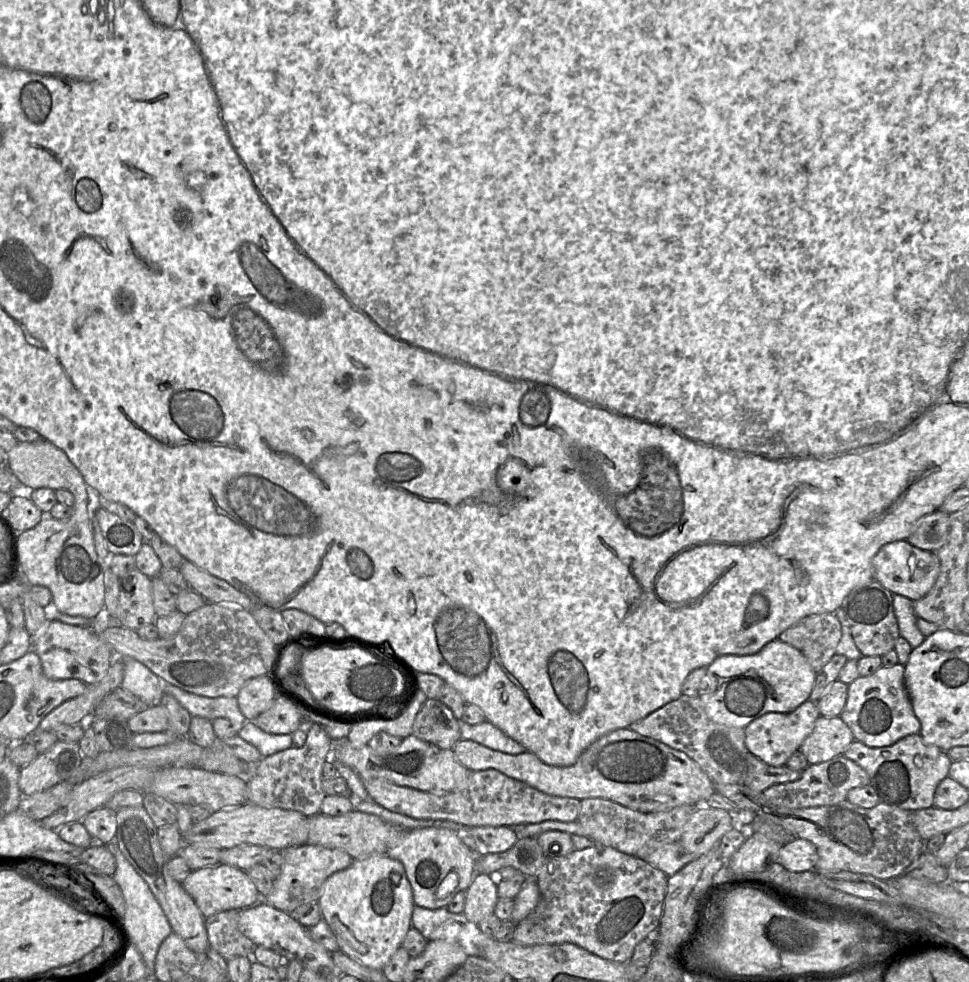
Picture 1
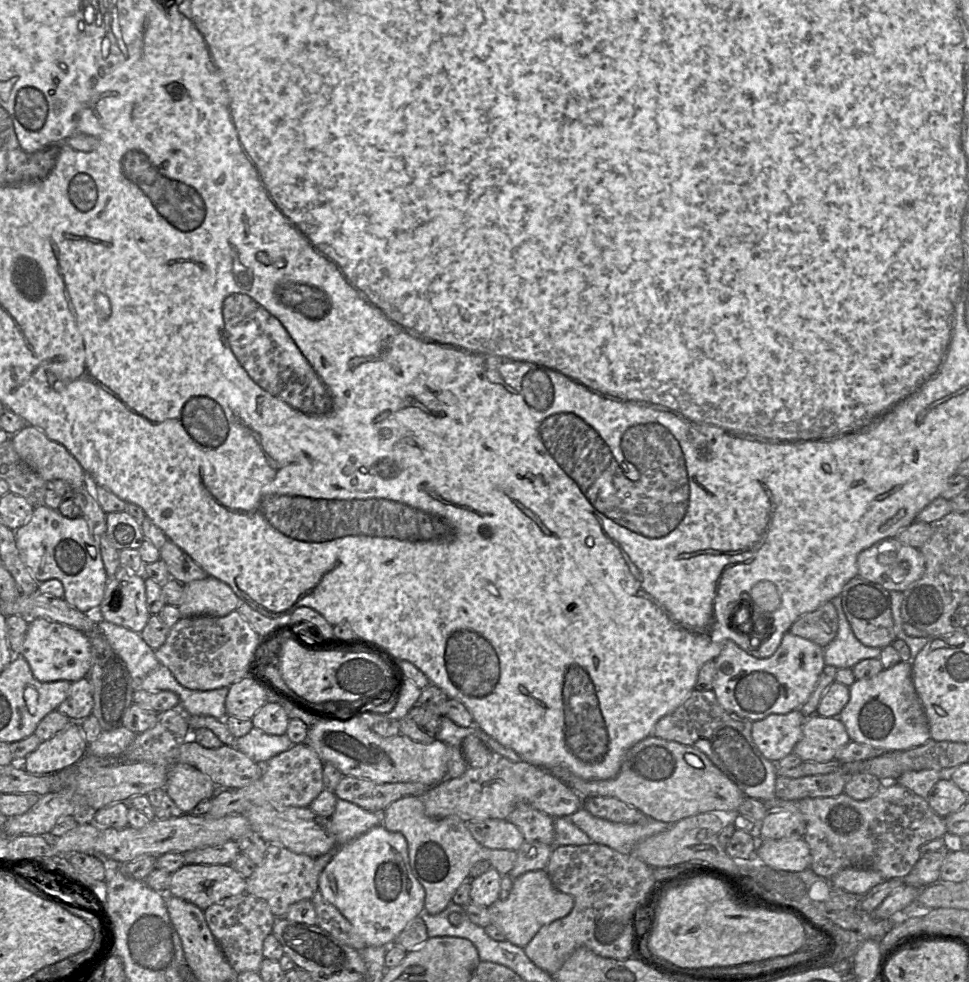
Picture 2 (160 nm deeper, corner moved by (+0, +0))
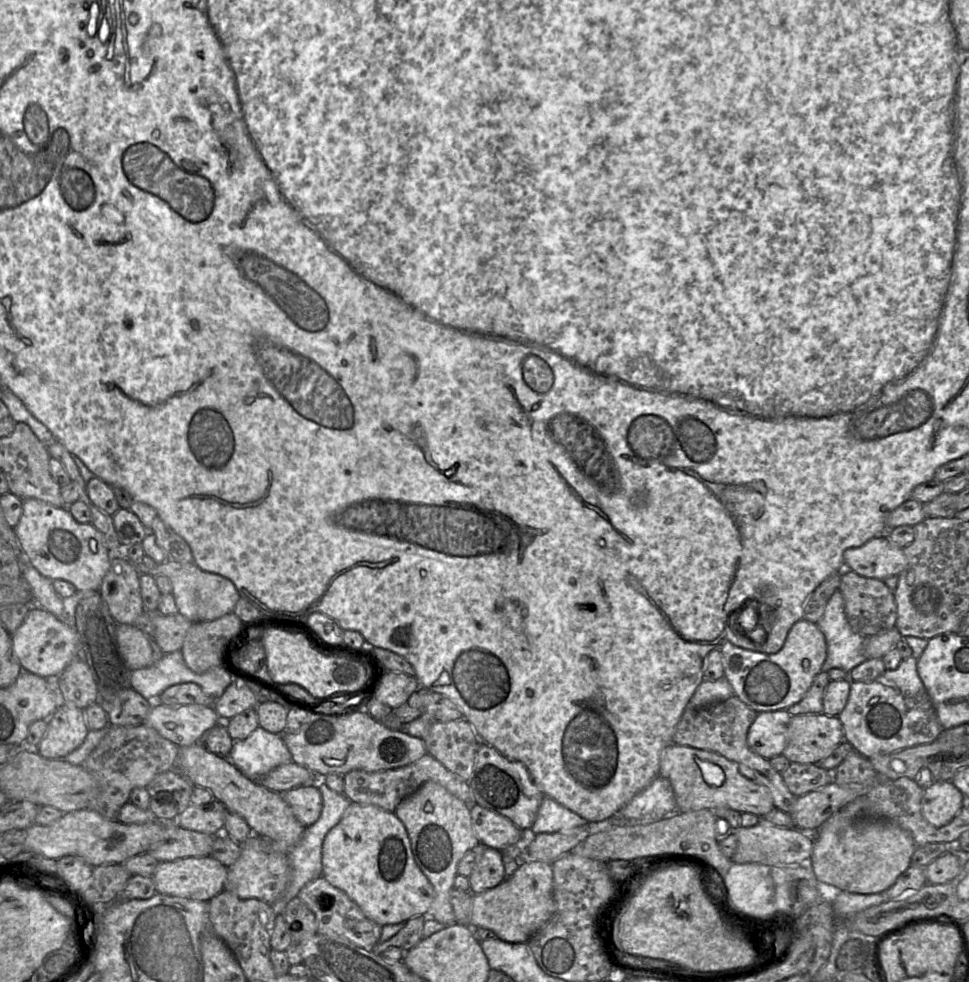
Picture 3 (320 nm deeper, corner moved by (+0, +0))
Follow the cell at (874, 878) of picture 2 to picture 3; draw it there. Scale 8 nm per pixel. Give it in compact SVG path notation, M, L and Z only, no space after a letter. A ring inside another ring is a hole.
M845 807L832 814L813 832L814 841L809 860L816 879L830 890L856 894L877 894L891 887L897 878L908 869L916 844L909 832L887 821L862 822L851 818Z

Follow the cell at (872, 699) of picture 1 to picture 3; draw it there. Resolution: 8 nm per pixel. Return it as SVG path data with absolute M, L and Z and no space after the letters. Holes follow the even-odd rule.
M912 656L902 659L898 668L885 670L871 682L851 681L847 703L837 717L844 729L844 740L866 758L930 743L944 730L939 723L933 702L918 675L917 659Z

